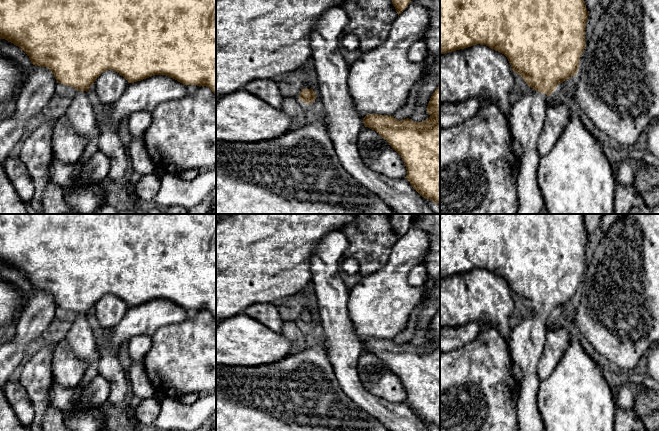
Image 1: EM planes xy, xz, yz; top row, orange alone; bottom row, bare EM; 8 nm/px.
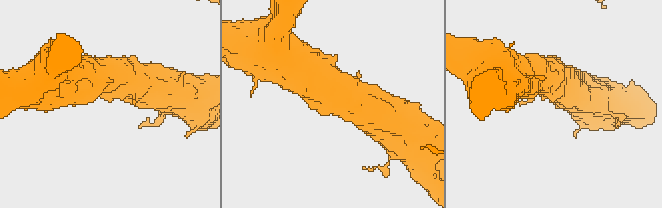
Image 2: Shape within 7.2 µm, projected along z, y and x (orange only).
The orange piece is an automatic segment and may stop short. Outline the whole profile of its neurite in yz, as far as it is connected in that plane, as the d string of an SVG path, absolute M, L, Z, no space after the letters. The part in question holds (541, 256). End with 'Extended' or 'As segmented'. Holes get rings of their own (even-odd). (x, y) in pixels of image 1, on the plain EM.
M440 214L440 279L452 275L486 269L504 278L514 297L519 298L533 314L511 329L509 347L512 361L520 366L523 379L517 401L518 431L545 431L537 405L539 377L537 365L543 347L549 320L559 307L576 299L580 281L586 271L585 254L588 236L584 214Z. Extended

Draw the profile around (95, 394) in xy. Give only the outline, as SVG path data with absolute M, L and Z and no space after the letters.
M102 376L93 378L82 390L77 386L66 388L55 380L50 390L50 405L58 408L62 413L70 410L74 405L84 408L102 408L110 395L110 384Z

